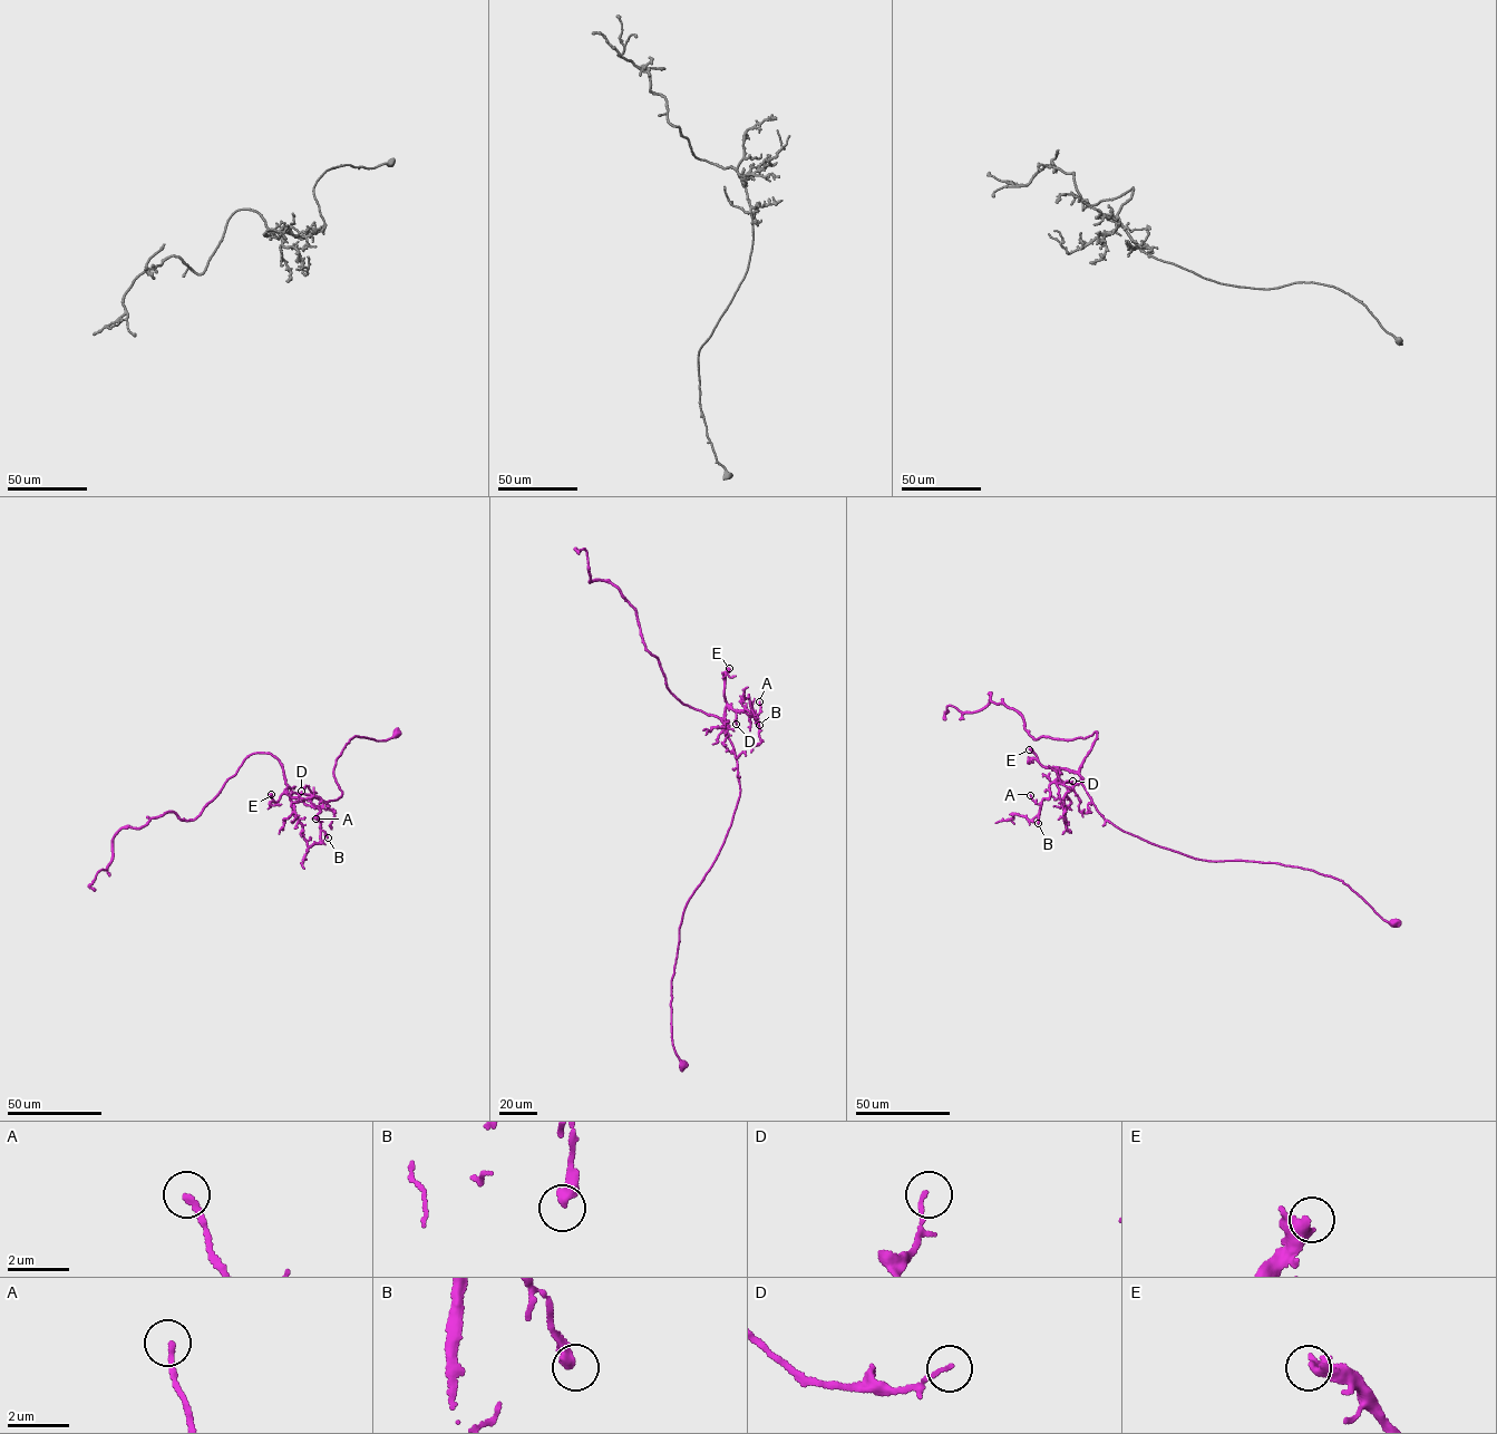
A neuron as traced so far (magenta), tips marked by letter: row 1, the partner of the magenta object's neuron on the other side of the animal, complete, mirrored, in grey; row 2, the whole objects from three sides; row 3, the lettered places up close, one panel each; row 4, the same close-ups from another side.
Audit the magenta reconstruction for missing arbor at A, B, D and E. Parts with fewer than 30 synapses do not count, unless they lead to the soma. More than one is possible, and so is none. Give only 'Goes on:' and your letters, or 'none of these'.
Goes on: E

